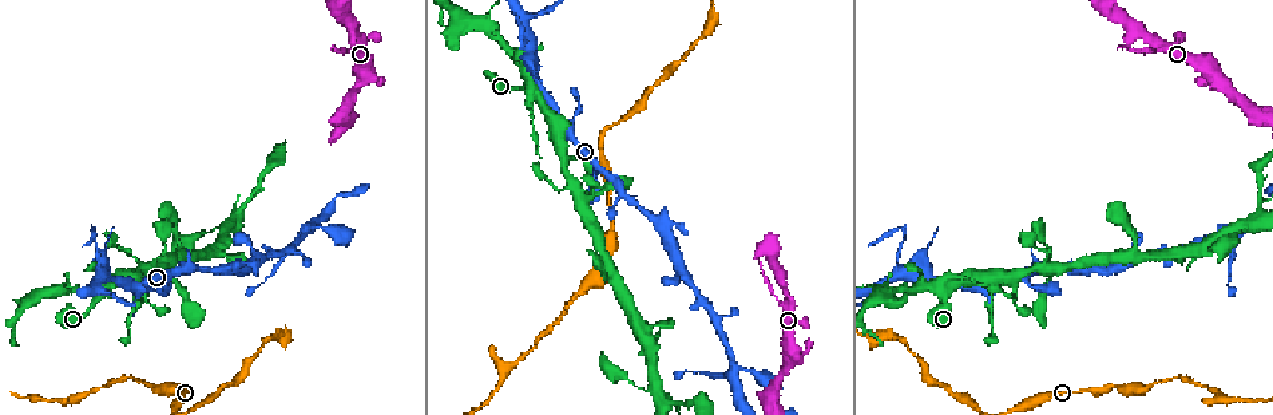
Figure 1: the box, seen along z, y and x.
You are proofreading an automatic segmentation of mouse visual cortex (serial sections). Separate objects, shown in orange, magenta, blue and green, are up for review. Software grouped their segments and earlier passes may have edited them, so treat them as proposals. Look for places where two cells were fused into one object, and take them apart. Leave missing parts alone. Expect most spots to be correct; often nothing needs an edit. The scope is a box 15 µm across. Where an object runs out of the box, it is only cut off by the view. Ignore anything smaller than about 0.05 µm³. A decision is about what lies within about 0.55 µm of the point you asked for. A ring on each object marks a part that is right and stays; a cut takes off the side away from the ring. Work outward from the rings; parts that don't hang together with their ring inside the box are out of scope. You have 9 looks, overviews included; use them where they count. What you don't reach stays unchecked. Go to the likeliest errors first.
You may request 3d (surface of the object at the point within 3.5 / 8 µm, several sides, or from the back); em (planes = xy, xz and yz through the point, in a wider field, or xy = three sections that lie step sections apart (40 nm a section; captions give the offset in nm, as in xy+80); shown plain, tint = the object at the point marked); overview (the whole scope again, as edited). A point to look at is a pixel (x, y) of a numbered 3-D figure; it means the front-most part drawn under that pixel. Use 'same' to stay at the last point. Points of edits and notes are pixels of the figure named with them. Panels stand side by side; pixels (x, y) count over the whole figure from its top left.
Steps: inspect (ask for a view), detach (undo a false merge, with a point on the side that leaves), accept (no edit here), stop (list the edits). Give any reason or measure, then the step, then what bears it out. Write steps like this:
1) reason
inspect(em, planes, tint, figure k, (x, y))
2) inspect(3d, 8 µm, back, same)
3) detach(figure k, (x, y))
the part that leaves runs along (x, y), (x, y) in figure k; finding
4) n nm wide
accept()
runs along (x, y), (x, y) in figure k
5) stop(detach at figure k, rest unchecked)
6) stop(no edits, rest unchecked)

branch point
inspect(3d, 3.5 µm, figure 1, (78, 396))

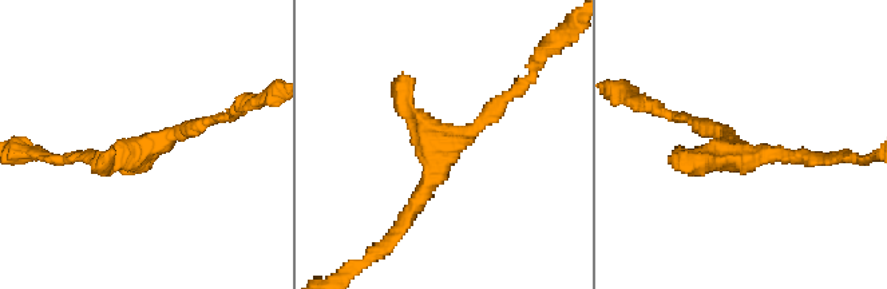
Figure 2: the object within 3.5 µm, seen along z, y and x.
shape alone is not enough
inspect(em, xy, step 1, tint, figure 2, (147, 153))

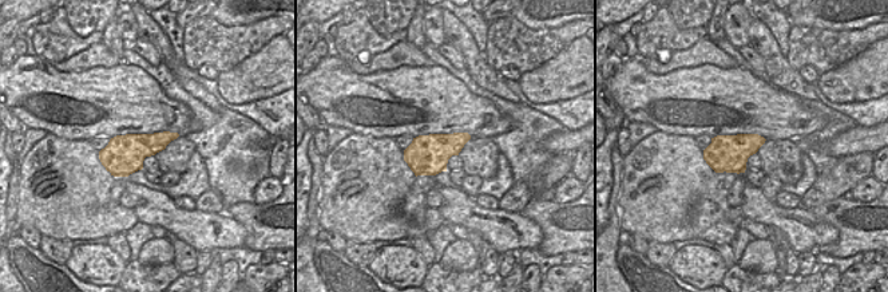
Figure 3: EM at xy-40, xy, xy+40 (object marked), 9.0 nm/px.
accept()
runs along (511, 92), (432, 155), (404, 220) in figure 2; one cell here

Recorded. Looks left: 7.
branch point
inspect(em, planes, tint, figure 1, (358, 78))

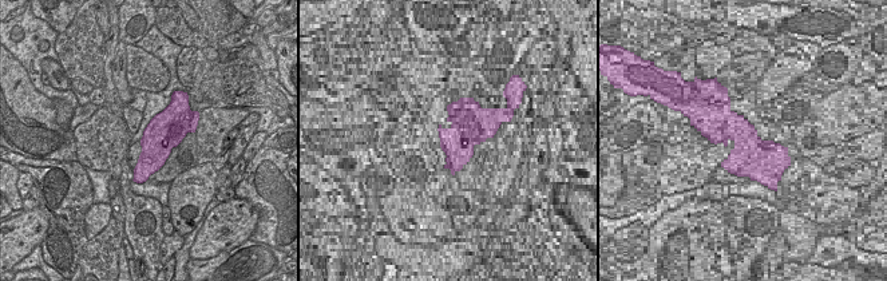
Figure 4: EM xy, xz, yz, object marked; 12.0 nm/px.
inspect(3d, 3.5 µm, same)

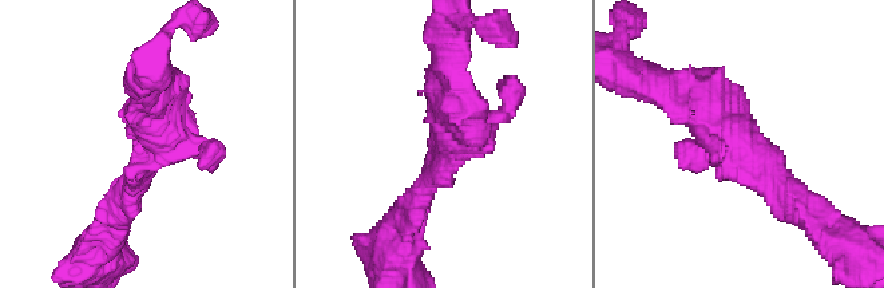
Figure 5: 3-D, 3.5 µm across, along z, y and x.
accept()
runs along (662, 89), (704, 105), (785, 192) in figure 5; all the same cell

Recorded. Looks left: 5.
four arms meet
inspect(3d, 3.5 µm, figure 1, (532, 85))

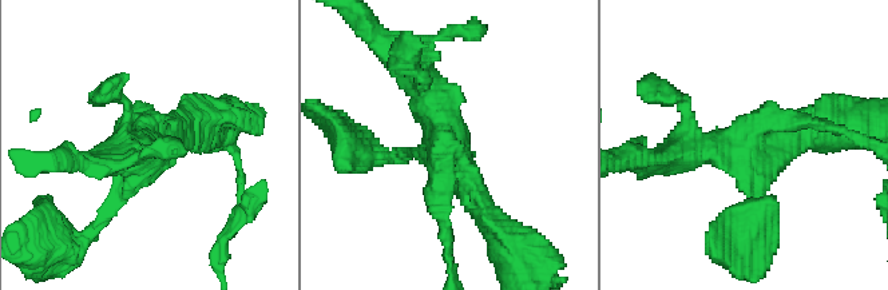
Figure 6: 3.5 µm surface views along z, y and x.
inspect(em, xy, step 2, tint, figure 6, (759, 162))

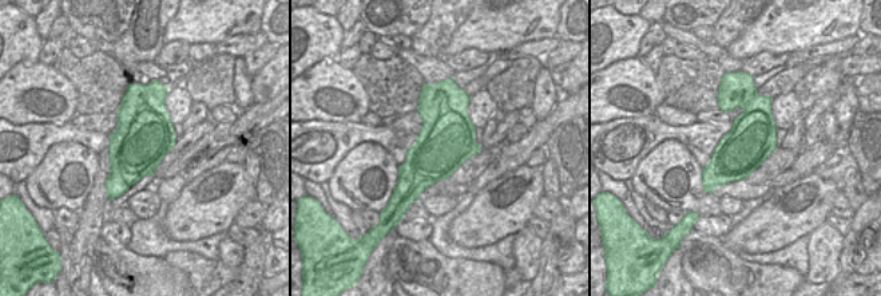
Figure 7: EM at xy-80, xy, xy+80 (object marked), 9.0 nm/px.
detach(figure 6, (443, 231))
two cells meet here

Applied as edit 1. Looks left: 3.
three arms meet
inspect(3d, 3.5 µm, figure 1, (1257, 201))

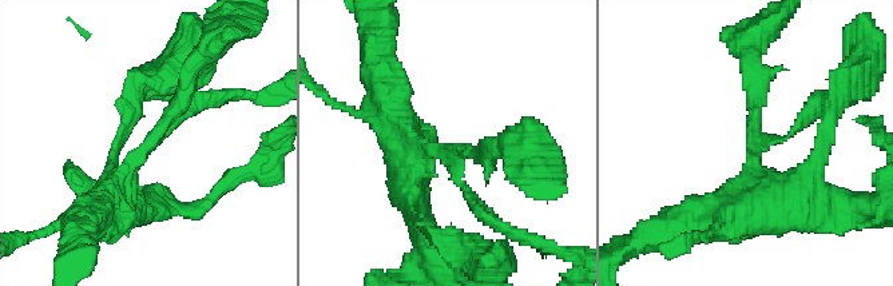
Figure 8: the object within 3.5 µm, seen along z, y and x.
3 arms; arms of 150, 250, 500 nm
inspect(em, xy, step 5, tint, figure 8, (755, 152))

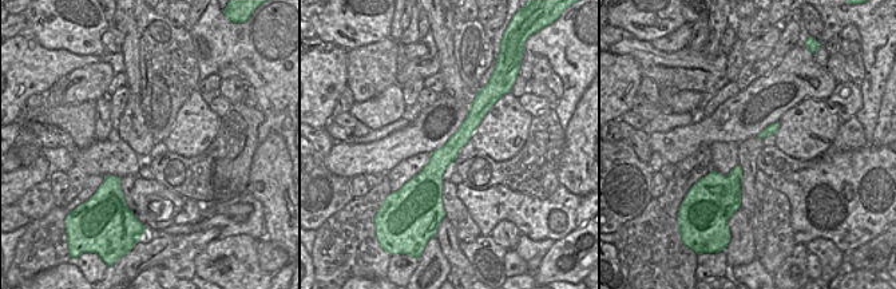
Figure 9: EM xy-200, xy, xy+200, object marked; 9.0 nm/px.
accept()
runs along (479, 98), (435, 167), (436, 204) in figure 9; continuous, no second cell

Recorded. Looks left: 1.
stop(detach at figure 6, rest unchecked)

